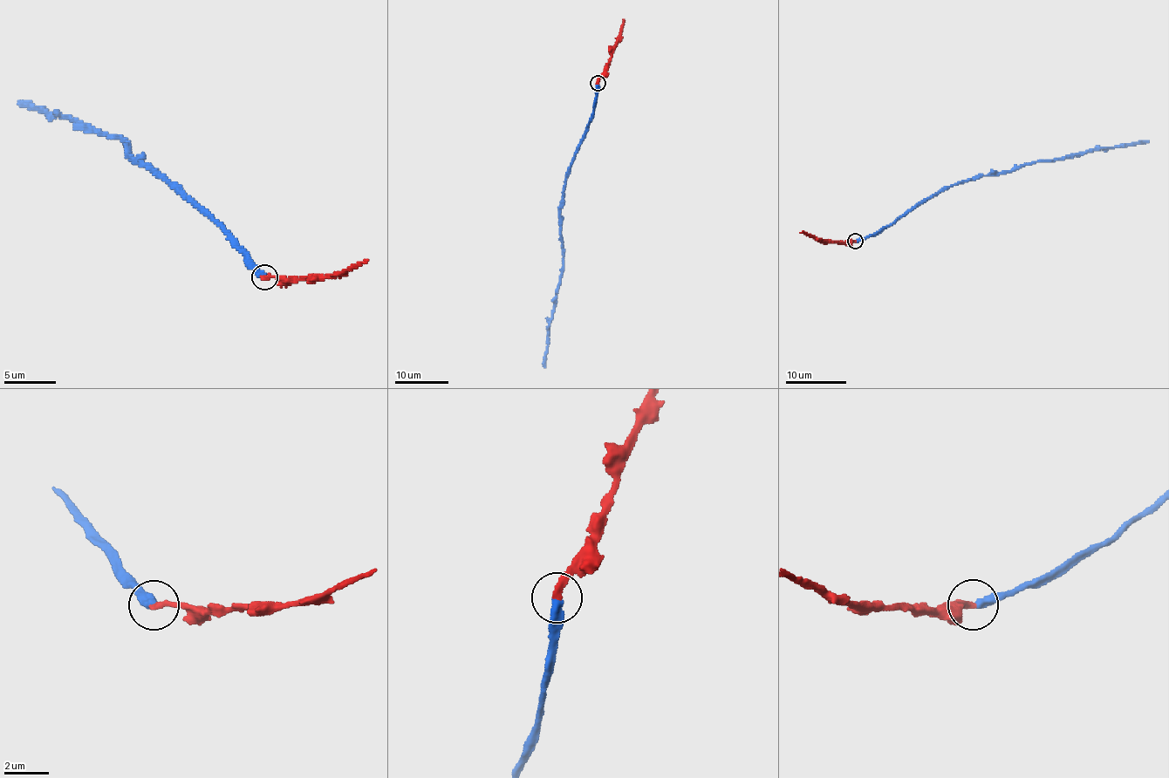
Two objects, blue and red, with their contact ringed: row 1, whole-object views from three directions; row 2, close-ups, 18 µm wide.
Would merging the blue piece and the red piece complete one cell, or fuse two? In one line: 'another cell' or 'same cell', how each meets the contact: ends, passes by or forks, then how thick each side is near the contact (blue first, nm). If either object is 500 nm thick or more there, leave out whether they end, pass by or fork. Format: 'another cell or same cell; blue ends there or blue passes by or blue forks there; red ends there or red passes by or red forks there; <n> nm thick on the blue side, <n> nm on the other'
same cell; blue ends there; red ends there; 400 nm thick on the blue side, 280 nm on the other

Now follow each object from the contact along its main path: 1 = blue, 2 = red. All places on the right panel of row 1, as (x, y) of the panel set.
1: (855, 241), (875, 235), (953, 185), (988, 174), (1003, 174), (1036, 161), (1055, 161), (1148, 140)
2: (855, 241), (824, 242), (800, 233)

